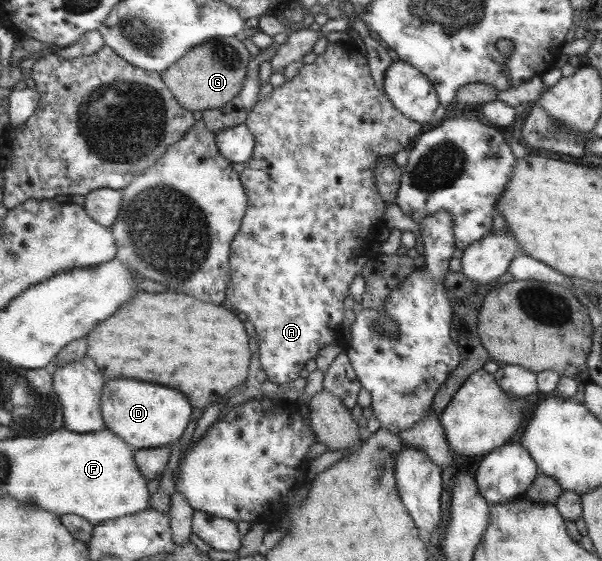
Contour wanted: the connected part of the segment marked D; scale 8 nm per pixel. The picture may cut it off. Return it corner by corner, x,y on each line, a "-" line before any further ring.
136,379
107,380
102,409
107,429
122,436
136,451
176,444
194,415
194,407
180,391

